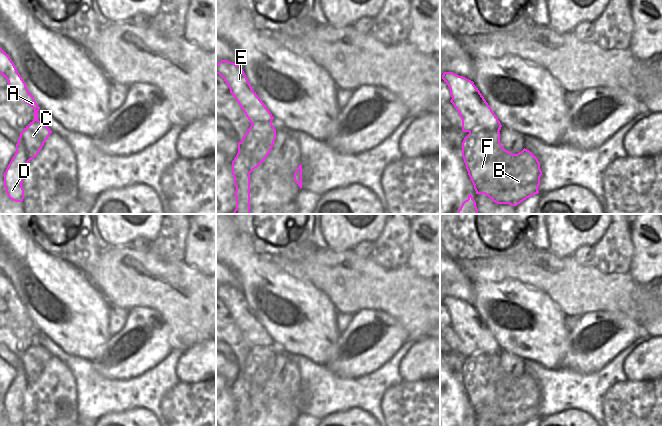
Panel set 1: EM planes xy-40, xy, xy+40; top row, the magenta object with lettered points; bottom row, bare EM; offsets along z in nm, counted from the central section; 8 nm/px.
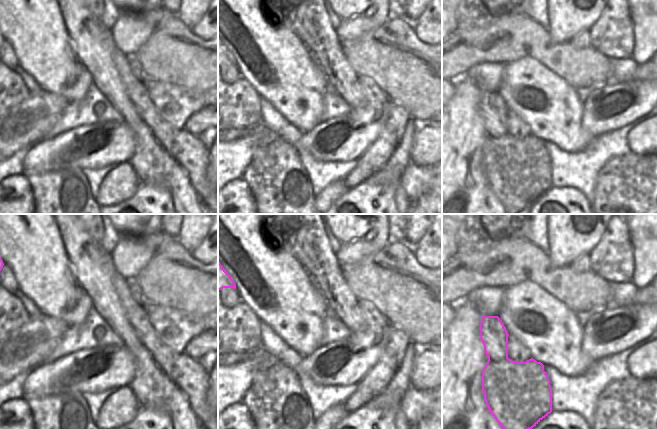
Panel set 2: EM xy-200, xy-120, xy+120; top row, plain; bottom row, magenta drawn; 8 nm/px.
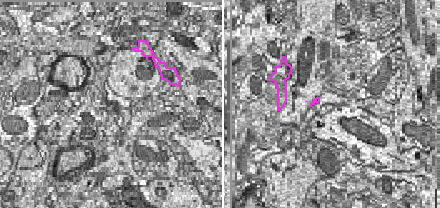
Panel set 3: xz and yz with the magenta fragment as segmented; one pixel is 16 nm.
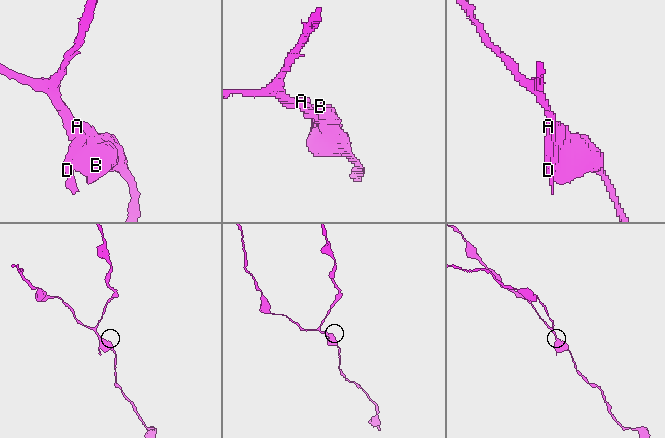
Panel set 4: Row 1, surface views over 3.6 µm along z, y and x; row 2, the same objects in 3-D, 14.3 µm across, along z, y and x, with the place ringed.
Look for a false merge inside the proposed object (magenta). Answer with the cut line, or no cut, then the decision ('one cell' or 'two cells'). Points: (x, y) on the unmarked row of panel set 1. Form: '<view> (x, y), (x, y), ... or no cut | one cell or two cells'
no cut | one cell

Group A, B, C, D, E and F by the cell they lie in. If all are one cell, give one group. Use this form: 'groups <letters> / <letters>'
groups A B C D E F

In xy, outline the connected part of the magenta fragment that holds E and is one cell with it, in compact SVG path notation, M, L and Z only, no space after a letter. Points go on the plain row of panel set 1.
M221 284L216 288L216 298L219 298L224 303L230 313L230 317L252 348L242 361L242 365L238 366L238 377L232 385L236 426L250 426L250 397L264 386L276 363L276 353L272 349L274 341L252 313L240 289L227 284Z

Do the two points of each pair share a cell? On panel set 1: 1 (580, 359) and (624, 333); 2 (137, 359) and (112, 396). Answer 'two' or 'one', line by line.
1: one
2: two

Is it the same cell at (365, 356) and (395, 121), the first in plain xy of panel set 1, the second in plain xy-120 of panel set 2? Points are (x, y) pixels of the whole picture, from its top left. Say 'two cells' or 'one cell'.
two cells

